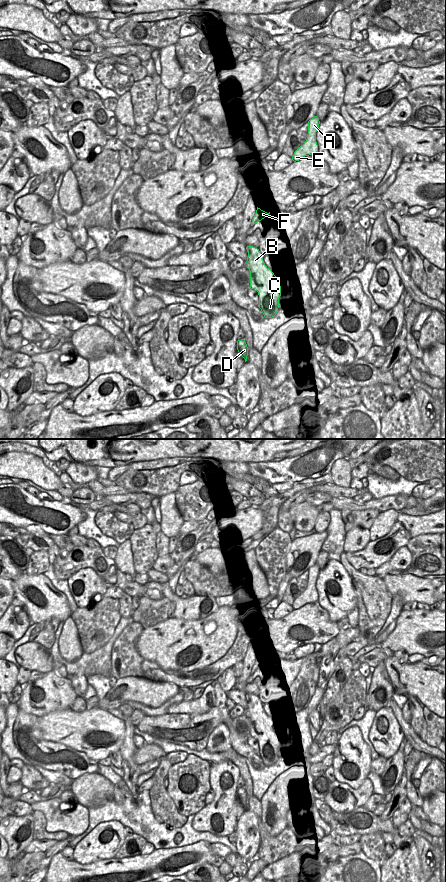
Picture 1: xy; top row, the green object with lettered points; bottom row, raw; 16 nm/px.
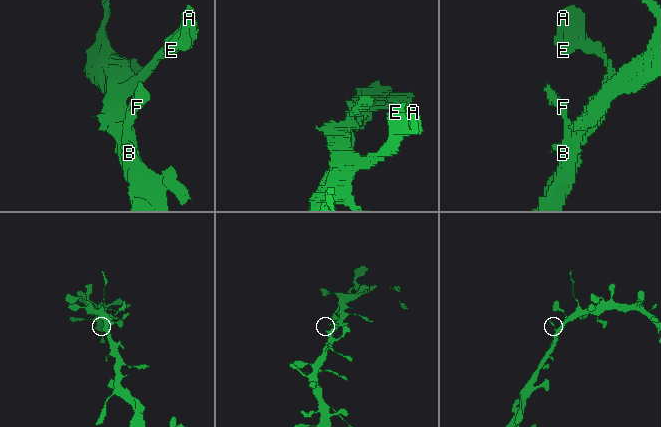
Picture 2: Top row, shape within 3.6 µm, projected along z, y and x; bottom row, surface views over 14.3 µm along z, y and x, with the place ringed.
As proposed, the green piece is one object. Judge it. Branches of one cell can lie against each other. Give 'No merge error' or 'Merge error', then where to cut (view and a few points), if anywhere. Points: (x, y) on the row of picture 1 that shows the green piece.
No merge error. No split.

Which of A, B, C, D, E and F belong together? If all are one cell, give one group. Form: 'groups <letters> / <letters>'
groups A B C D E F

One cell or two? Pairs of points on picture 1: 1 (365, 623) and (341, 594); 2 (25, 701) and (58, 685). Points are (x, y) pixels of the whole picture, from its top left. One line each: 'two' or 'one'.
1: two
2: one

